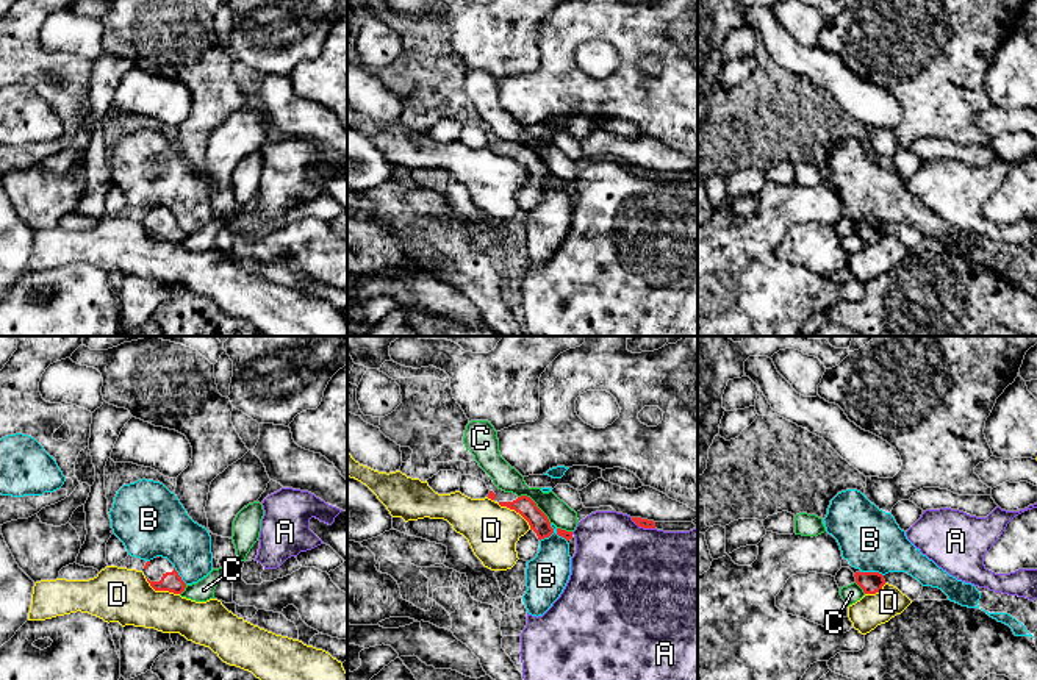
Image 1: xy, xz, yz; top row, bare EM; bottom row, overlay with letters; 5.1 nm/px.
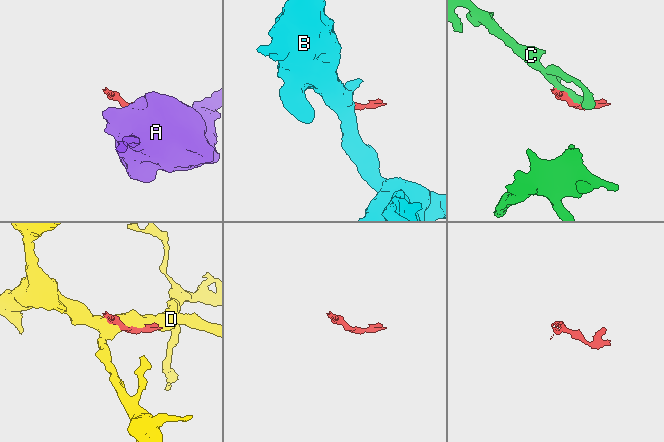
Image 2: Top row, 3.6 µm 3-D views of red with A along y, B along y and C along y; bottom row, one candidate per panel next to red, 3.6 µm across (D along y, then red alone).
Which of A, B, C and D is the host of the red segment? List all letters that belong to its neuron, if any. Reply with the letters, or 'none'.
none

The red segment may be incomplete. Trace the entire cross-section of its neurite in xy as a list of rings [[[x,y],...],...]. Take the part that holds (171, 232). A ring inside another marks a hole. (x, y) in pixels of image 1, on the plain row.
[[[156,206],[147,211],[142,222],[155,241],[181,244],[186,238],[186,233],[167,208]]]

